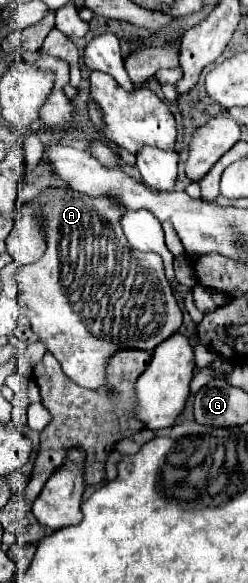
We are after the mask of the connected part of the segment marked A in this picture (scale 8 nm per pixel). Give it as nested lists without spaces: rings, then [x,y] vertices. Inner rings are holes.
[[[47,186],[39,192],[41,200],[43,200],[43,206],[39,210],[39,220],[41,220],[41,228],[45,232],[45,242],[47,242],[47,250],[45,254],[33,262],[33,264],[27,264],[27,266],[21,266],[17,268],[17,284],[19,284],[19,308],[21,308],[21,316],[29,320],[29,326],[31,330],[39,336],[39,340],[45,344],[47,352],[51,352],[63,372],[79,386],[83,388],[89,388],[89,390],[97,390],[101,386],[107,384],[107,362],[109,358],[119,352],[119,350],[145,350],[145,352],[153,352],[153,348],[157,344],[161,344],[163,340],[167,340],[171,334],[175,334],[181,326],[181,308],[171,292],[171,286],[165,278],[165,272],[163,272],[163,260],[159,254],[153,254],[153,252],[141,252],[141,250],[135,250],[135,248],[129,248],[129,242],[127,238],[123,236],[123,230],[121,230],[121,218],[125,214],[125,206],[123,204],[117,204],[115,200],[109,200],[109,198],[103,198],[103,196],[89,196],[89,194],[83,194],[83,192],[77,192],[73,190],[71,186]]]

